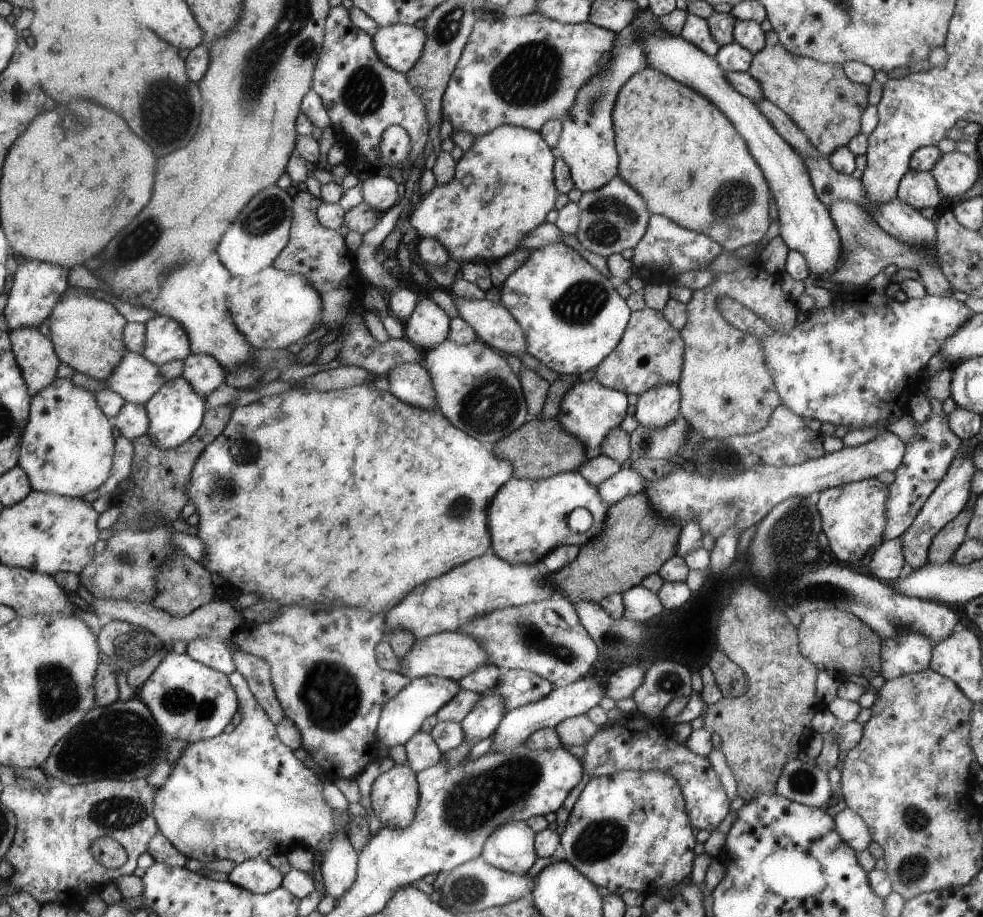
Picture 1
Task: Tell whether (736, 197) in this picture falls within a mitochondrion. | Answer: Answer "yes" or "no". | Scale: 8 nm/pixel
yes

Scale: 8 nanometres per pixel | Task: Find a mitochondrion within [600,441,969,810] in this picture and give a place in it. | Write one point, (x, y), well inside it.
(789, 533)

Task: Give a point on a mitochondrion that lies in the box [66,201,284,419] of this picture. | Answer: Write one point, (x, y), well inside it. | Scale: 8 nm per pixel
(138, 242)

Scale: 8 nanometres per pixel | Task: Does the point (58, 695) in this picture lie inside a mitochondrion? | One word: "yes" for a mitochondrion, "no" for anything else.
yes

